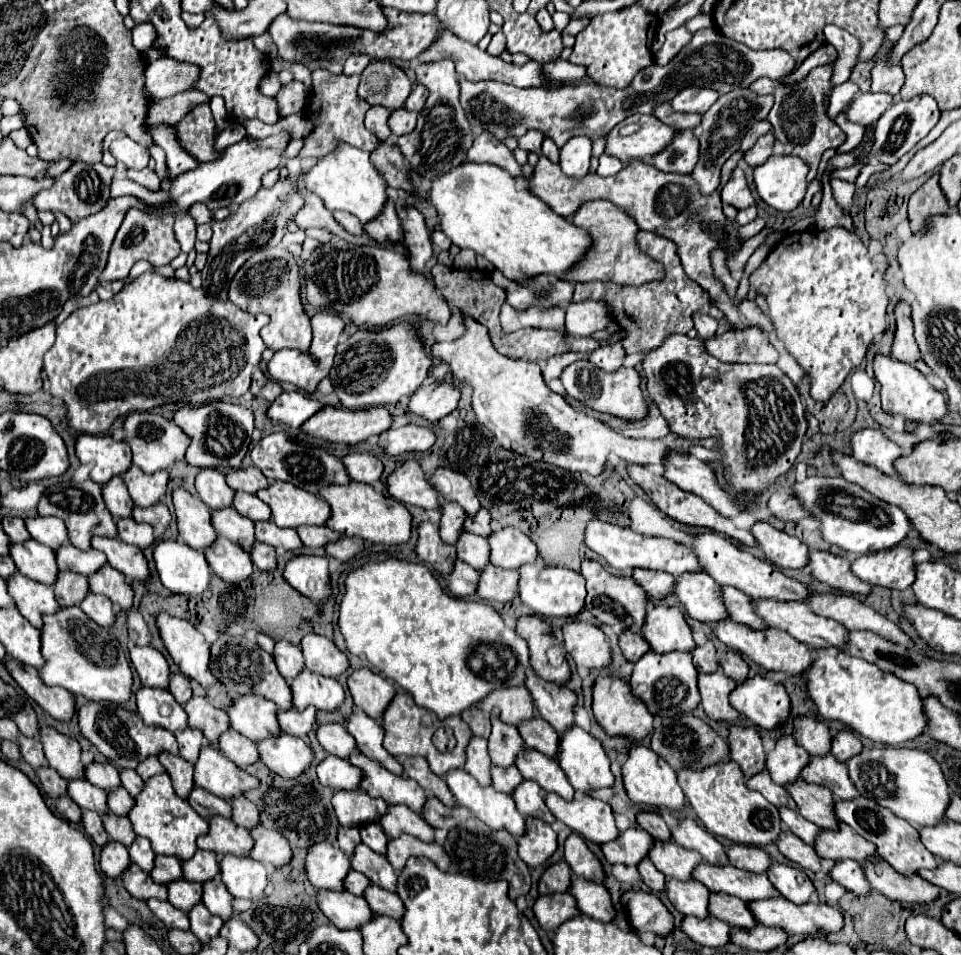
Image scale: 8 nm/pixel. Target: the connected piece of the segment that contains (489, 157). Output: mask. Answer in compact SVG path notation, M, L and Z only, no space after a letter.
M486 130L474 136L474 142L468 148L466 156L468 156L468 160L474 160L474 162L496 164L496 166L508 170L514 178L520 178L520 164L514 160L512 152L496 136L492 136Z

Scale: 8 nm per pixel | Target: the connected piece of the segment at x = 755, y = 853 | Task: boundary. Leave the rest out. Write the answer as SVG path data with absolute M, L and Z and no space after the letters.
M732 844L730 850L728 850L728 858L730 858L732 866L754 872L754 874L766 872L770 868L770 864L772 864L770 856L762 848L756 848L756 846Z

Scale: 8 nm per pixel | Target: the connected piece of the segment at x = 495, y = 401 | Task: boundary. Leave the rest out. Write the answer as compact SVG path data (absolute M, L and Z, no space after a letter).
M462 314L462 324L464 324L464 334L460 338L456 338L454 342L436 342L432 346L432 356L438 358L438 360L444 360L450 366L450 374L452 374L454 384L470 384L474 388L472 410L476 414L478 424L482 424L482 416L486 416L488 424L494 418L494 438L506 450L528 456L532 460L544 460L552 466L560 466L560 468L570 470L570 472L600 474L604 470L604 462L606 462L608 454L616 454L630 464L662 464L668 450L686 452L688 446L692 446L692 444L702 444L704 448L714 448L716 446L714 440L684 440L684 438L674 438L672 434L666 436L664 440L624 438L624 436L616 434L614 430L606 428L600 420L596 420L596 418L592 418L584 412L576 412L564 400L564 396L554 394L544 384L544 378L542 378L542 372L540 372L538 364L528 362L528 360L514 360L514 358L508 358L508 356L502 356L500 352L496 352L492 348L490 338L488 338L488 330L482 324L474 322L470 316L464 316L464 314Z

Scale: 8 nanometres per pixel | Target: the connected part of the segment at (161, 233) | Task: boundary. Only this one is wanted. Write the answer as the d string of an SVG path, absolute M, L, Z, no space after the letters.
M136 208L128 210L114 242L108 254L108 262L98 278L100 284L104 282L114 282L114 280L126 280L130 274L130 268L138 262L138 260L148 260L154 266L164 266L170 264L178 254L180 254L180 244L174 236L174 216L162 216L162 218L154 218L152 214L140 212Z

